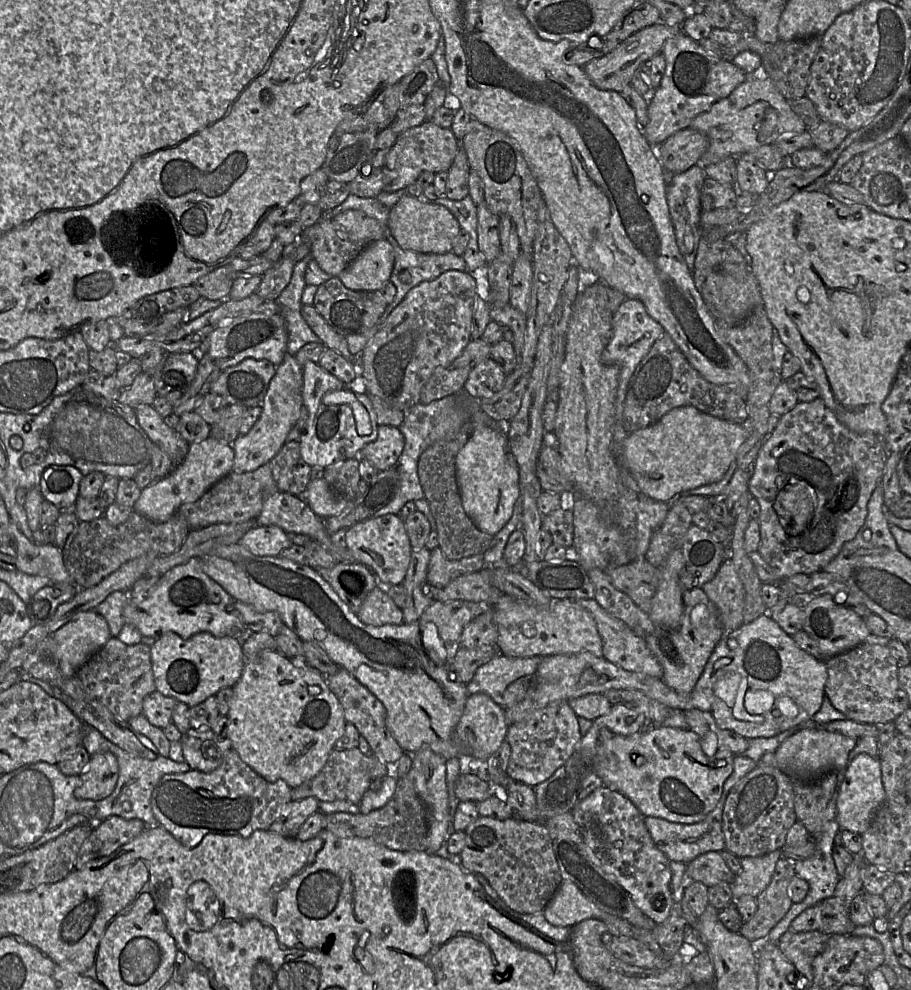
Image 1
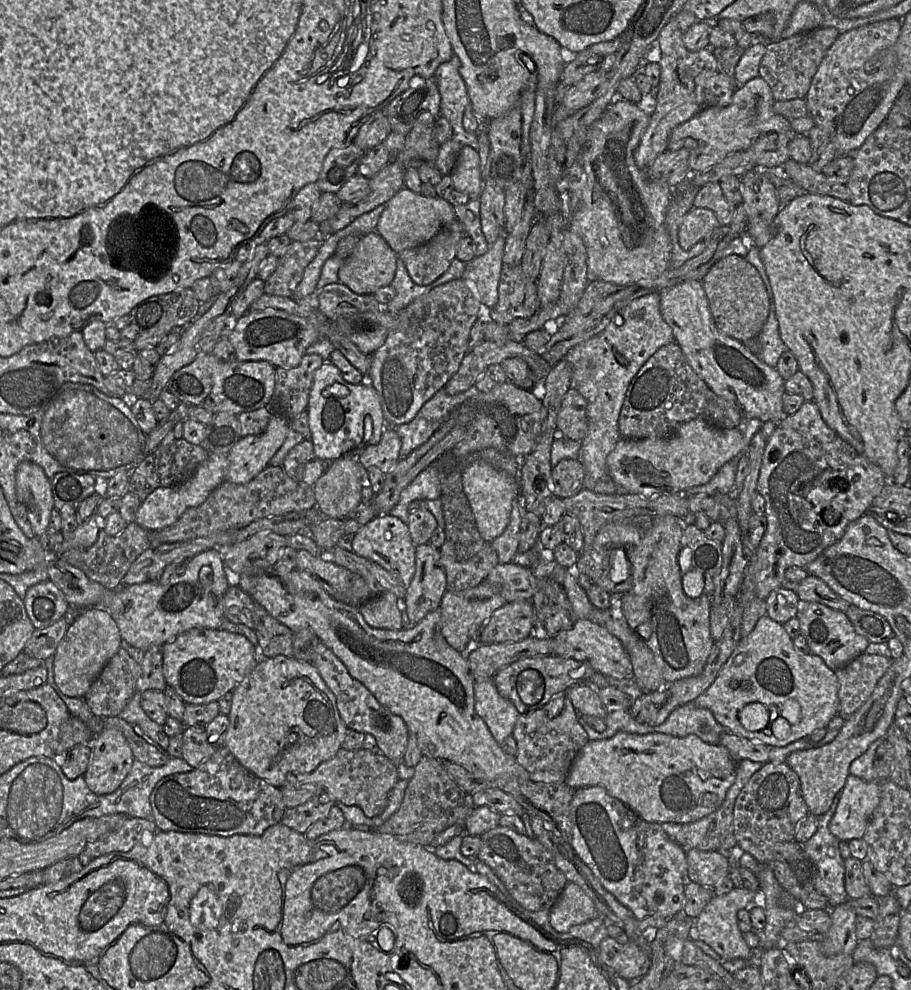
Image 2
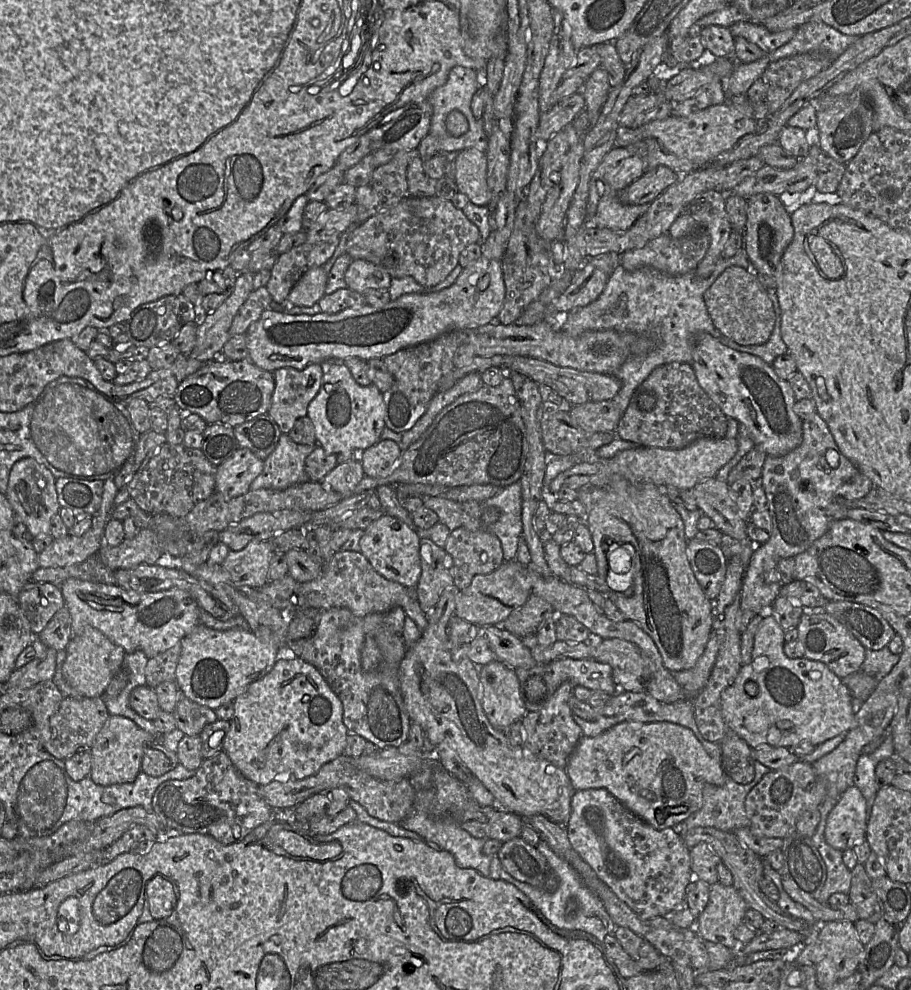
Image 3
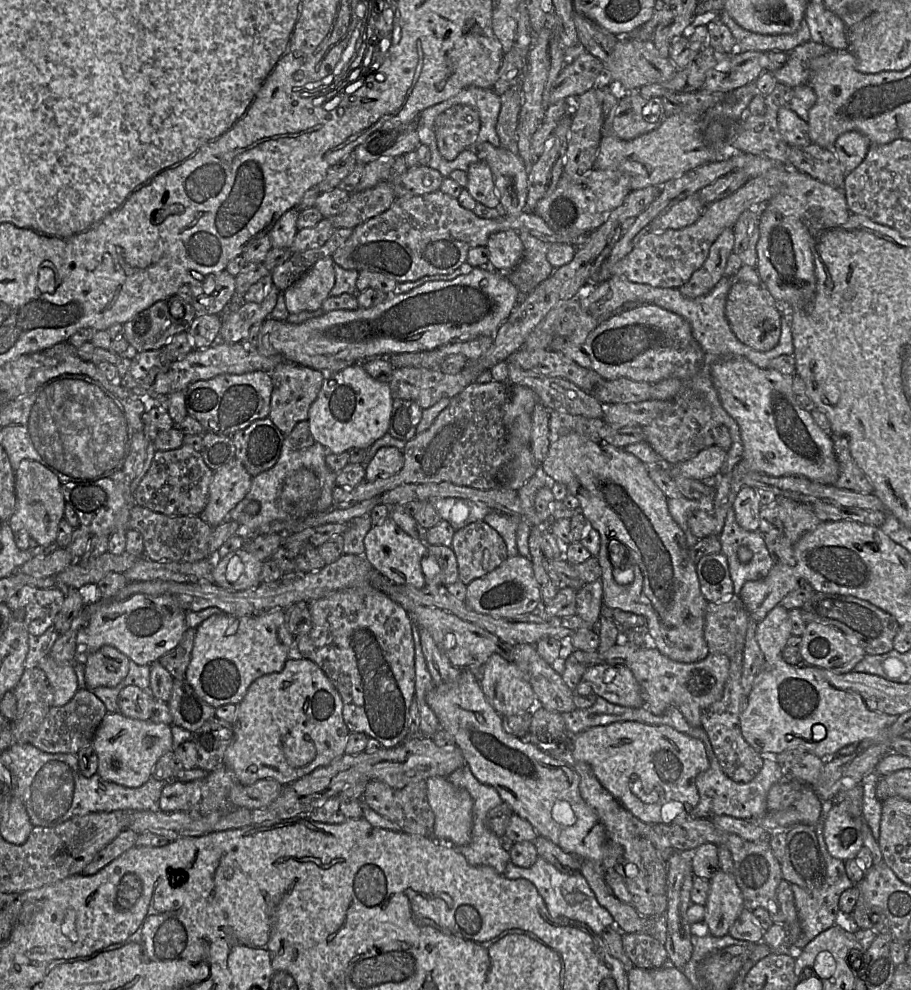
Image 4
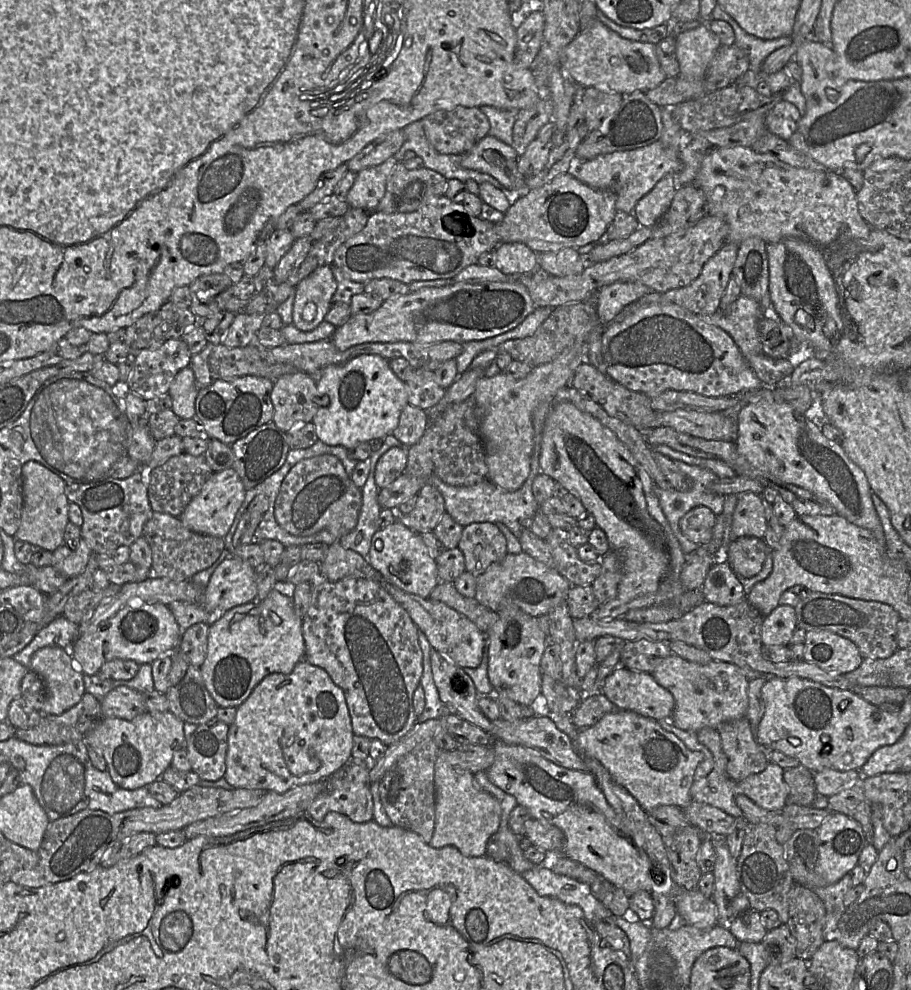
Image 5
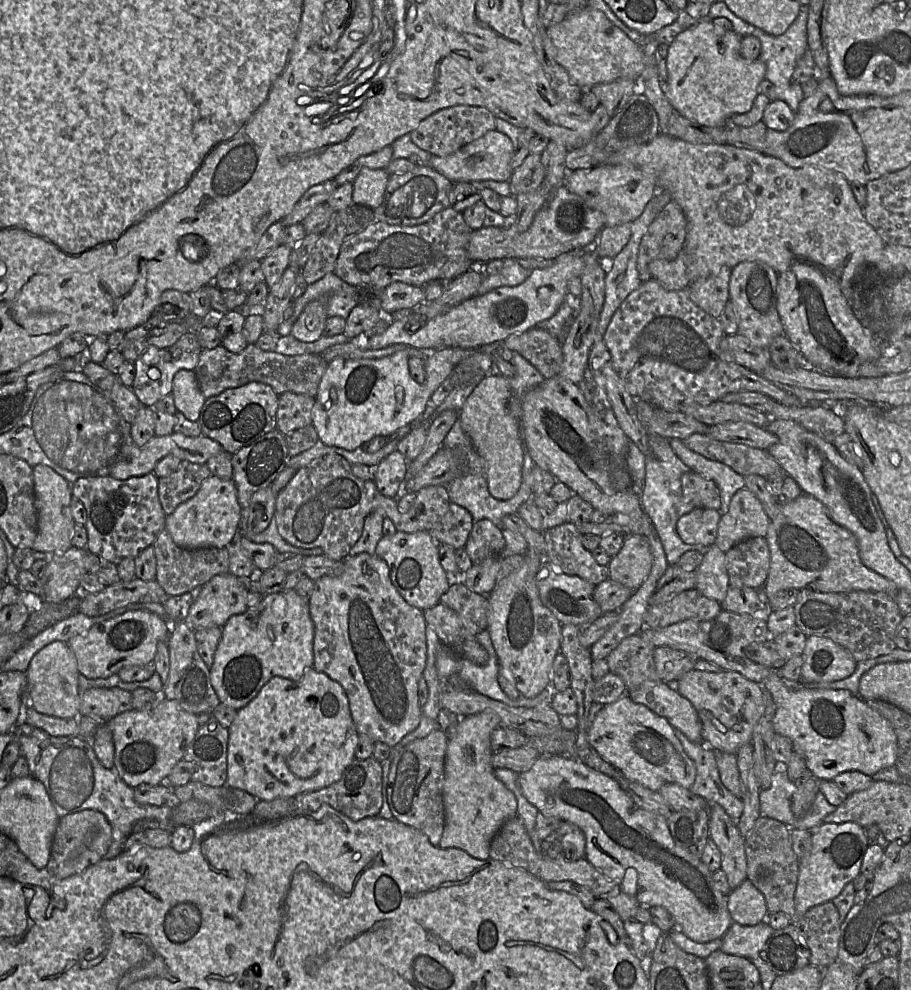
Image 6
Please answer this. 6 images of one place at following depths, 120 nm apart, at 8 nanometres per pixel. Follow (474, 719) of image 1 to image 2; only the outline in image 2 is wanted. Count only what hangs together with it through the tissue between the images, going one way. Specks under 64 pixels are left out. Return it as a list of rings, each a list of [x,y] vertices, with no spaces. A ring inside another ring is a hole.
[[[493,679],[475,683],[475,711],[484,720],[492,736],[500,745],[512,734],[520,716],[515,705],[497,690]]]

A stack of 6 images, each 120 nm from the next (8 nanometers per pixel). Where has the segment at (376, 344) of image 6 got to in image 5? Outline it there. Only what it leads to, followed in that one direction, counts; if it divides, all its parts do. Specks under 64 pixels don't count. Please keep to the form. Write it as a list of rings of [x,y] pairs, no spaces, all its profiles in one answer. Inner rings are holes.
[[[495,282],[495,283],[478,283],[478,284],[469,284],[469,283],[454,283],[452,285],[443,286],[443,287],[424,287],[417,291],[410,292],[406,295],[395,295],[385,300],[382,306],[371,314],[355,314],[351,315],[349,319],[341,326],[336,327],[333,335],[330,339],[331,342],[341,351],[347,350],[356,345],[365,344],[365,343],[395,343],[395,342],[411,342],[411,343],[420,343],[420,344],[435,344],[444,341],[455,341],[459,343],[468,343],[472,341],[484,340],[491,338],[505,332],[508,332],[516,328],[523,320],[531,314],[536,309],[531,295],[525,285],[519,282]]]

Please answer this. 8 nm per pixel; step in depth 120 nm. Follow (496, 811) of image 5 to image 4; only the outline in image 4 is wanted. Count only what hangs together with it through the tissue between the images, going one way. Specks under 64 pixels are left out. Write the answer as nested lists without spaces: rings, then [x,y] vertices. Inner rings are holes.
[[[430,777],[426,783],[427,799],[435,817],[432,838],[452,846],[467,845],[473,827],[470,794],[454,786],[447,777]]]

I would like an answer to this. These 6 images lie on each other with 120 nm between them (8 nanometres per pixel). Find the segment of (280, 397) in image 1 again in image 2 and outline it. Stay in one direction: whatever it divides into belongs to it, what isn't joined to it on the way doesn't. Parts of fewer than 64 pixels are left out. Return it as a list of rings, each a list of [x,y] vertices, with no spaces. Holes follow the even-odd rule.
[[[272,411],[266,430],[260,435],[241,437],[228,453],[229,465],[225,480],[245,484],[269,465],[270,459],[283,444],[291,421]]]

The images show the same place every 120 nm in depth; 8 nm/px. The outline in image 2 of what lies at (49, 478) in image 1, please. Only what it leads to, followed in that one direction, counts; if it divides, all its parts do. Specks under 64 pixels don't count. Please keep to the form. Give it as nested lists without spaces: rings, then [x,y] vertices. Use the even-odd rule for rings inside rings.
[[[58,472],[50,479],[54,507],[77,511],[80,503],[95,492],[95,477],[88,474]]]

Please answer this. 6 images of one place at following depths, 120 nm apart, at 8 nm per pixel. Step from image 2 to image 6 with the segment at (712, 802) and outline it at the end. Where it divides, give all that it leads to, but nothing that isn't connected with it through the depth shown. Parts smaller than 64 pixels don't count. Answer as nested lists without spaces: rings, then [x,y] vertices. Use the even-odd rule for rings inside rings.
[[[627,694],[604,705],[596,714],[587,732],[590,746],[626,779],[652,791],[665,784],[678,784],[690,789],[695,781],[696,767],[685,753],[669,721],[643,704],[634,702]]]

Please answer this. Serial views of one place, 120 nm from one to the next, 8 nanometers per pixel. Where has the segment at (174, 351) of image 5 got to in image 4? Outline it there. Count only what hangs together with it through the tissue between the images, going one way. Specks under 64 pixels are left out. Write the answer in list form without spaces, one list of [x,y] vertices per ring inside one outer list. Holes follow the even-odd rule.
[[[164,348],[133,353],[131,366],[120,381],[120,386],[128,389],[148,390],[157,376],[165,373],[174,361]]]

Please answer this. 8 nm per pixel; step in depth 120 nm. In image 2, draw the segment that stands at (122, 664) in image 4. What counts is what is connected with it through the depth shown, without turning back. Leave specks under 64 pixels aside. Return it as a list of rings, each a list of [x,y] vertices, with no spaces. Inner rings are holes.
[[[98,608],[80,611],[53,654],[54,680],[60,691],[68,697],[84,698],[105,665],[120,649],[121,641],[119,629],[108,612]]]

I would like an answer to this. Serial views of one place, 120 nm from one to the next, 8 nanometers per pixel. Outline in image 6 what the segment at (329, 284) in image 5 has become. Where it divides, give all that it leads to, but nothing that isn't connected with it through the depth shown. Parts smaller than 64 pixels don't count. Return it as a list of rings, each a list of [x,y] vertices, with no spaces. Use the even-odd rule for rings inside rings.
[[[326,297],[309,302],[293,323],[290,334],[302,342],[314,342],[324,332],[327,321]]]

